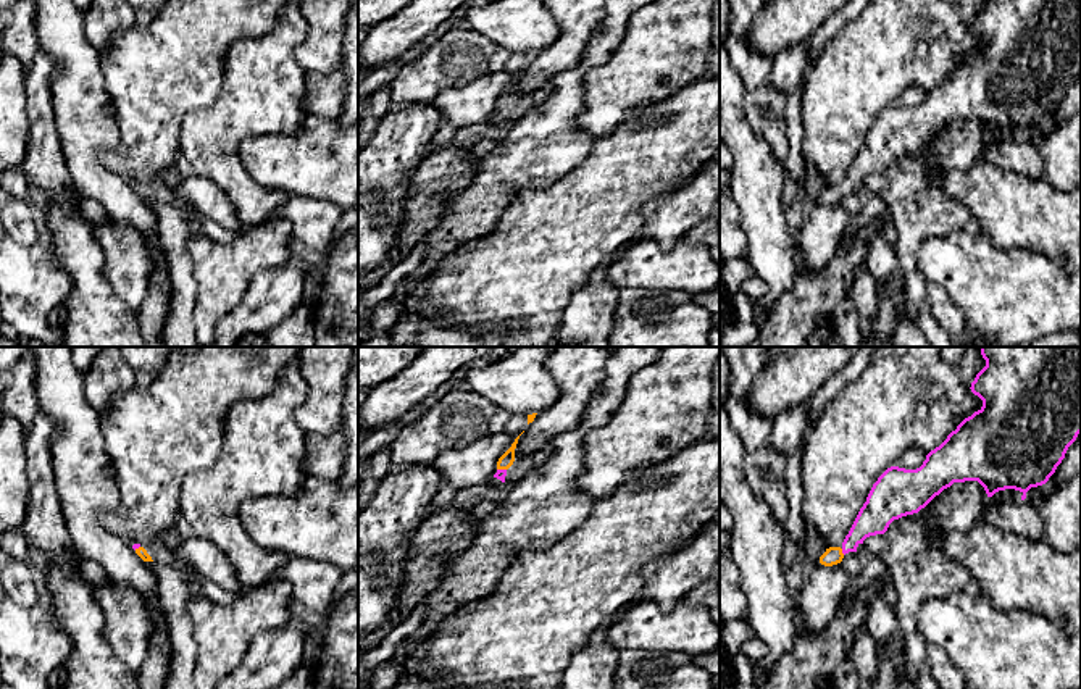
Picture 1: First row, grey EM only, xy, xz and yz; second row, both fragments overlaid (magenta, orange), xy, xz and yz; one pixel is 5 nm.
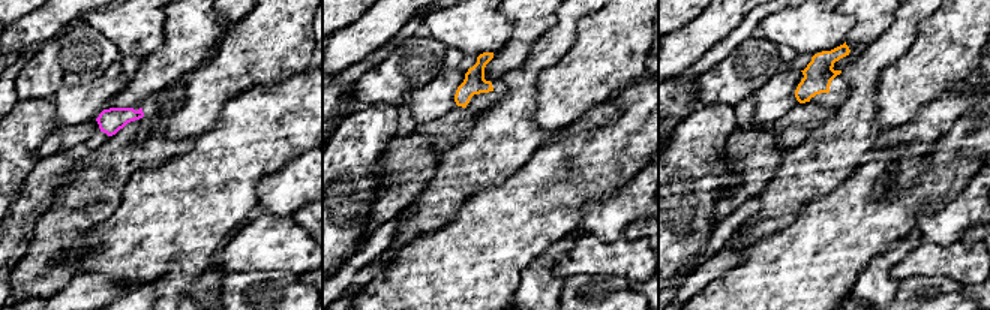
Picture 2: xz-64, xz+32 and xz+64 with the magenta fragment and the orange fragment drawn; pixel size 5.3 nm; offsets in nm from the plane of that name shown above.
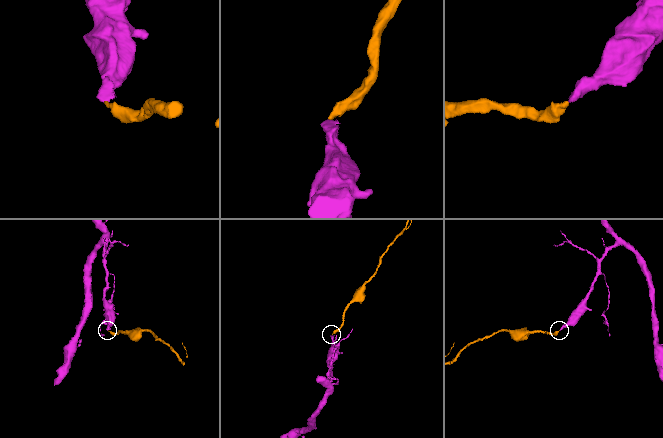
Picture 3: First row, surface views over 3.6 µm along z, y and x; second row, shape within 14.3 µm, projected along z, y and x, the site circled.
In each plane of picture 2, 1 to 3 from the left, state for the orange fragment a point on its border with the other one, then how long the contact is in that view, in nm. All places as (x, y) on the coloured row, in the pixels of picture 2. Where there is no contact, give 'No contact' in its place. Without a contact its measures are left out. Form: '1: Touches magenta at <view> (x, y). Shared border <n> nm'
1: No contact
2: No contact
3: No contact

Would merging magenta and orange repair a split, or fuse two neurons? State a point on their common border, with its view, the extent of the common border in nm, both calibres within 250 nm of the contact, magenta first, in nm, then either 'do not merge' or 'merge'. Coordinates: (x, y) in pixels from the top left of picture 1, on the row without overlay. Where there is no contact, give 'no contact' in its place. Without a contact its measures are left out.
yz (843, 191) | 40 nm | 160/90 nm | merge

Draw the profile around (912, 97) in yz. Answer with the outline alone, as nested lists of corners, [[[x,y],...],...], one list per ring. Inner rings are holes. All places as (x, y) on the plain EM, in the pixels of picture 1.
[[[912,86],[902,92],[897,105],[905,108],[916,108],[926,98],[926,92],[916,86]]]

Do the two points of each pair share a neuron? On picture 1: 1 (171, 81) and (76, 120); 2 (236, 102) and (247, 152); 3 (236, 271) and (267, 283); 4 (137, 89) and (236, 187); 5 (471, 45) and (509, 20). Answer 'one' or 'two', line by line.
1: two
2: two
3: two
4: two
5: two

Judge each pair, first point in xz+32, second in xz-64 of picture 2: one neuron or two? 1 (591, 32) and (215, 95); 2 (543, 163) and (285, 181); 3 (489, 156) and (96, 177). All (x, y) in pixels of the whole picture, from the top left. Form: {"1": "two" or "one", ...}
{"1": "one", "2": "two", "3": "one"}

